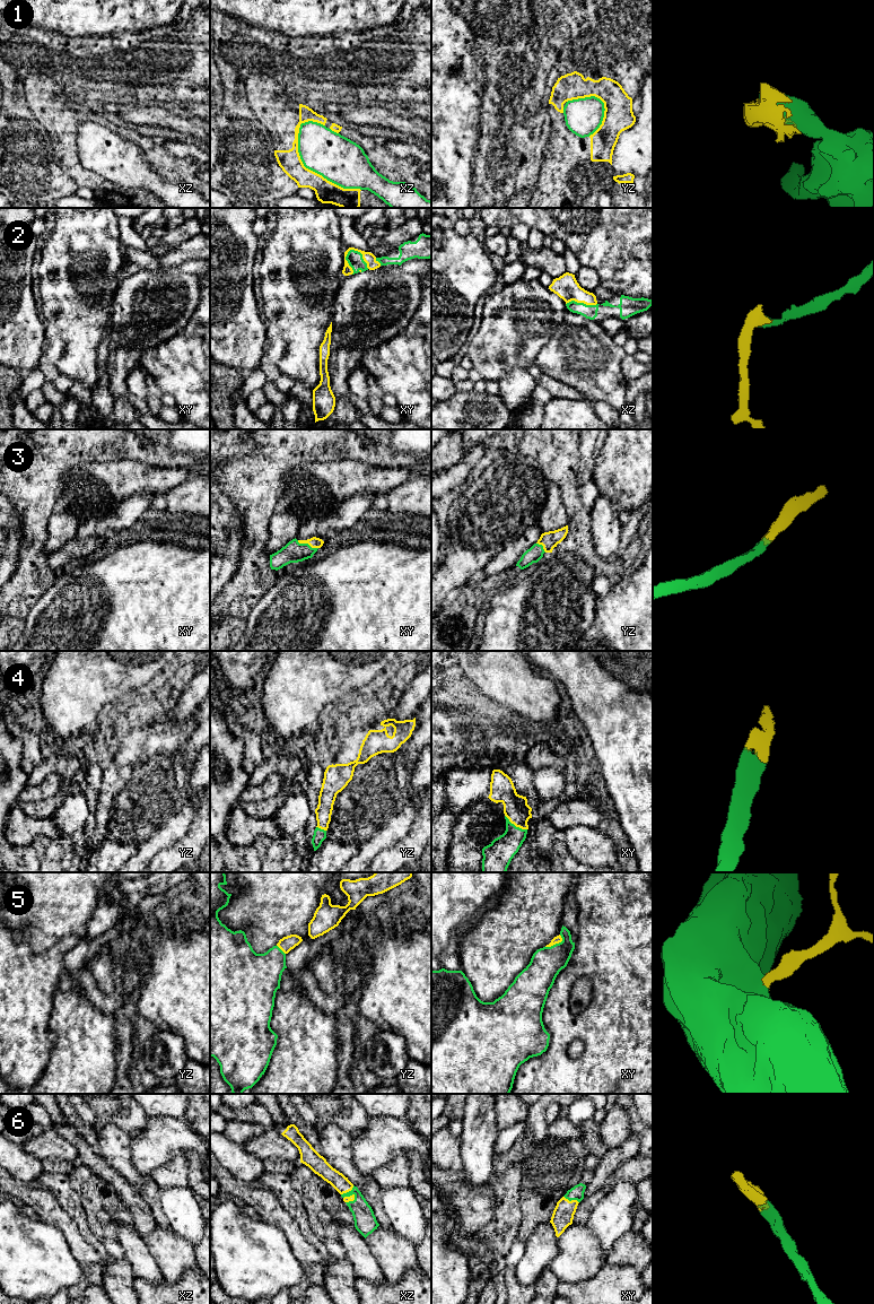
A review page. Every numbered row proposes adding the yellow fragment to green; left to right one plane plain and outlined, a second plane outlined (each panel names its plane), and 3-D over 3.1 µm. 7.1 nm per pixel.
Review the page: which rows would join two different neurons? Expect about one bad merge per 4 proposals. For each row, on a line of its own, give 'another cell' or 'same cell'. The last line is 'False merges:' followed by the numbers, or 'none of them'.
1: another cell
2: same cell
3: same cell
4: same cell
5: same cell
6: same cell
False merges: 1

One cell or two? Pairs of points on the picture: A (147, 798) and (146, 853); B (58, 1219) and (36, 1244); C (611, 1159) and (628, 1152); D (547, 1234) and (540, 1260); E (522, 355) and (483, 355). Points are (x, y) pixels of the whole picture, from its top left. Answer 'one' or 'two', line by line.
A: two
B: two
C: one
D: one
E: one

